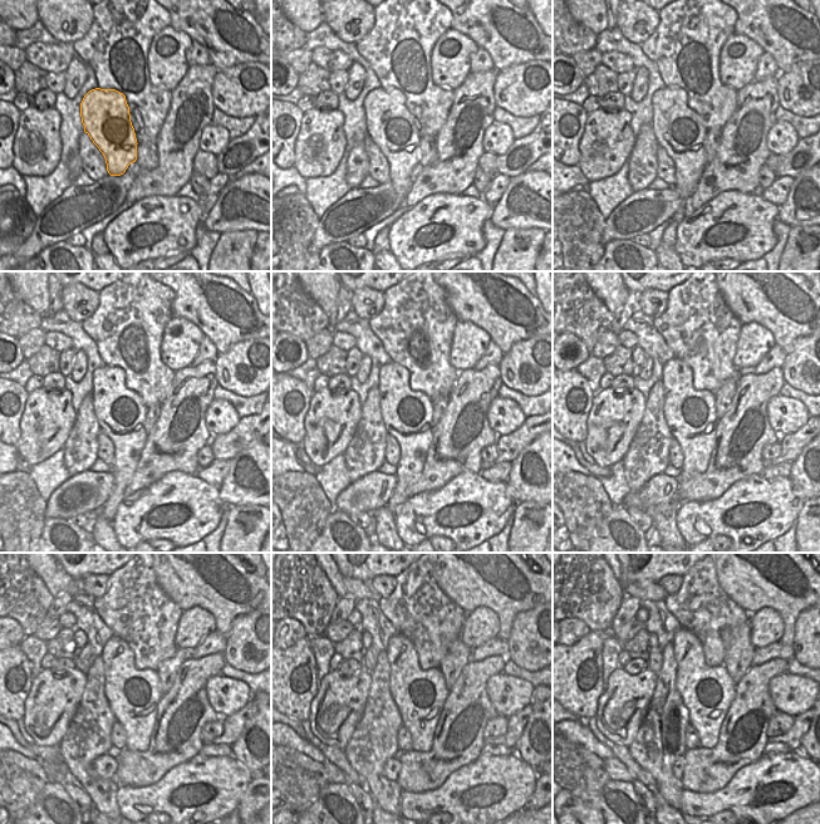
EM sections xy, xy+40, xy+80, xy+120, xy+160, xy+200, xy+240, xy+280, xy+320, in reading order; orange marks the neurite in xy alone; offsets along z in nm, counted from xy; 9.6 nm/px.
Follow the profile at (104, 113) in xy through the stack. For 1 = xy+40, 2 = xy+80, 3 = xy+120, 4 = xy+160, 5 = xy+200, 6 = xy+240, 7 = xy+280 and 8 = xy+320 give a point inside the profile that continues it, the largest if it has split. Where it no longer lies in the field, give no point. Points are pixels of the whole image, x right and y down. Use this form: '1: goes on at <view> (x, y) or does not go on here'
1: goes on at xy+40 (389, 124)
2: goes on at xy+80 (679, 131)
3: goes on at xy+120 (119, 411)
4: goes on at xy+160 (407, 413)
5: goes on at xy+200 (690, 413)
6: goes on at xy+240 (132, 693)
7: goes on at xy+280 (418, 693)
8: goes on at xy+320 (707, 692)

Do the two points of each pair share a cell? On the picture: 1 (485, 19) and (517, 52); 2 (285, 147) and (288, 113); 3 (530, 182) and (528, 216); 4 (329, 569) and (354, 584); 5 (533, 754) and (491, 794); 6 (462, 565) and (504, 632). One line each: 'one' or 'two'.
1: one
2: one
3: one
4: one
5: two
6: one

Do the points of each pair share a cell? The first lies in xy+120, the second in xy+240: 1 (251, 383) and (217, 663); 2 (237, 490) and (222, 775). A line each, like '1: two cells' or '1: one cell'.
1: two cells
2: two cells

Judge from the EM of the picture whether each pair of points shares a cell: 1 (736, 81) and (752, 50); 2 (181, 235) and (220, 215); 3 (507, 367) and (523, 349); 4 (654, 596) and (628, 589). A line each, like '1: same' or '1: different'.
1: same
2: different
3: same
4: same

